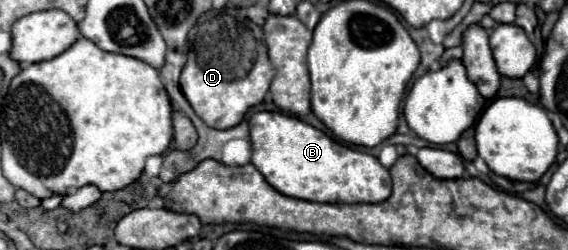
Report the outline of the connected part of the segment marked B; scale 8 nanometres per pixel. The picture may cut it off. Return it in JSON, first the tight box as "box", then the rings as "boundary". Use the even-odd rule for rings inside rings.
{"box":[249,111,391,203],"boundary":[[[261,111],[251,115],[249,133],[251,133],[251,163],[259,169],[259,173],[267,179],[267,183],[273,189],[277,189],[287,197],[317,203],[381,203],[391,195],[389,171],[373,155],[351,149],[297,117]]]}

